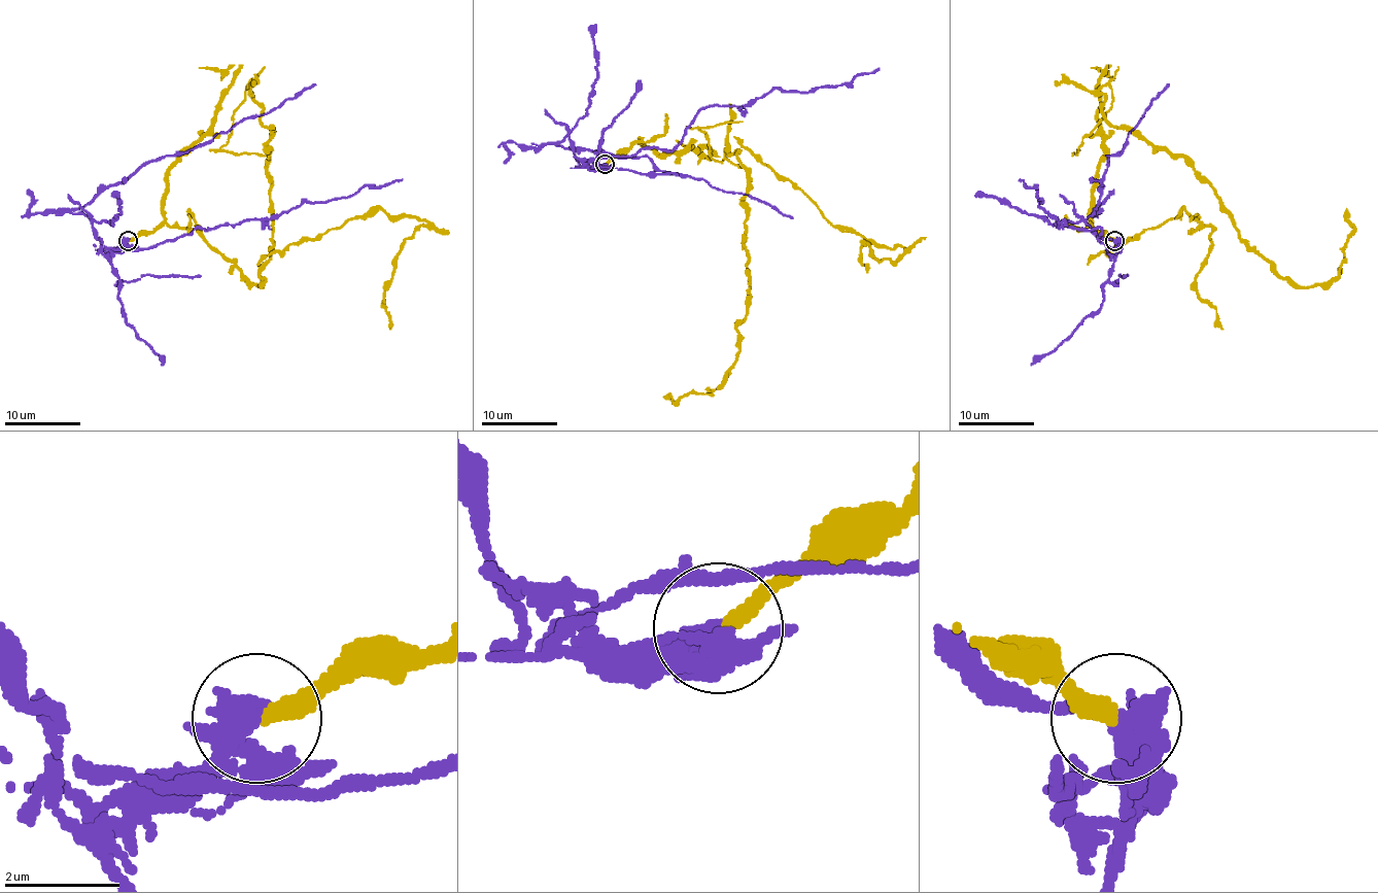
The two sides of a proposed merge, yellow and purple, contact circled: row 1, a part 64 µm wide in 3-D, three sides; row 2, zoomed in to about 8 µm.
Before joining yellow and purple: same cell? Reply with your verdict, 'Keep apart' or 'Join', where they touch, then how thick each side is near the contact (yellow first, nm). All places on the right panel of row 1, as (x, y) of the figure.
Keep apart. Place: (1114, 240). Thickness 280 nm (yellow) against 360 nm

